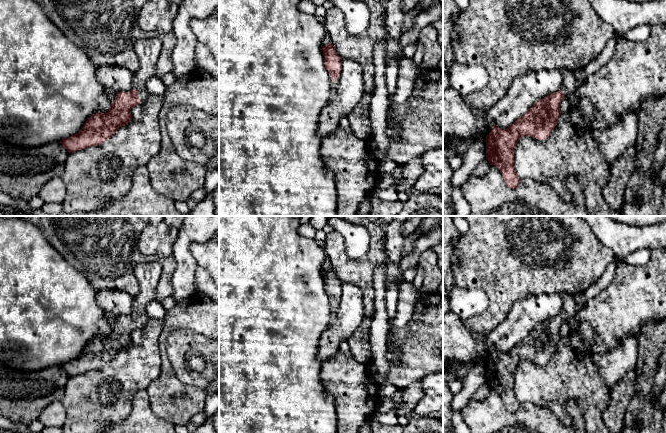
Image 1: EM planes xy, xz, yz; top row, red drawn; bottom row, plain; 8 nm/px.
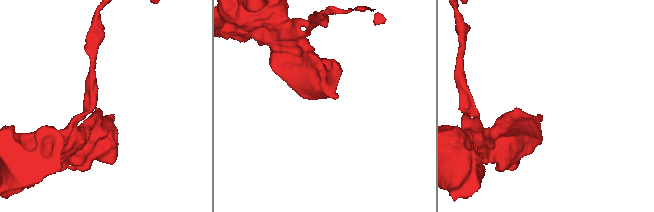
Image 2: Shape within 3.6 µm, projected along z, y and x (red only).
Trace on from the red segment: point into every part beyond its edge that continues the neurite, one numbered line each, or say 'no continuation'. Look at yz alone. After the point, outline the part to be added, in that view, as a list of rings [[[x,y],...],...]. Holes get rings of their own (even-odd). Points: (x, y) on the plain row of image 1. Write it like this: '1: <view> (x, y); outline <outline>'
1: yz (570, 308); outline [[[574,297],[567,298],[564,302],[563,309],[561,311],[561,315],[564,320],[570,322],[572,318],[584,307],[585,305],[578,305],[575,302]]]

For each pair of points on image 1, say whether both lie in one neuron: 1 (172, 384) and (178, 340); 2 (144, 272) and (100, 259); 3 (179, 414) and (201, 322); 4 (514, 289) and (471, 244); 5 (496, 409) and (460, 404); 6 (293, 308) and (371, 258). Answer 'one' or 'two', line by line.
1: two
2: two
3: one
4: one
5: two
6: two

